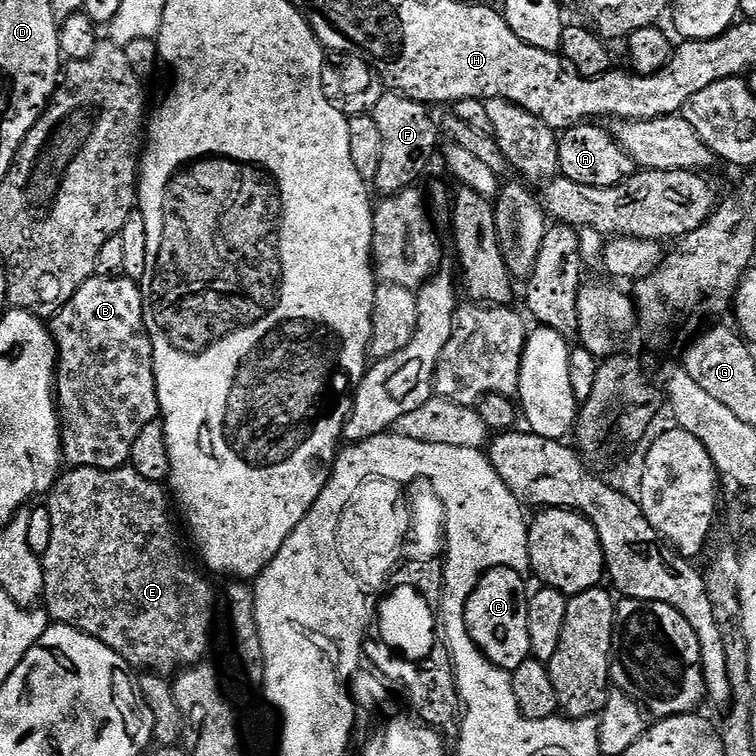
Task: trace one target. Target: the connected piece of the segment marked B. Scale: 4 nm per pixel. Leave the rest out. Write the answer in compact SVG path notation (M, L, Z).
M93 276L51 317L50 331L56 343L54 395L60 413L63 459L77 468L125 467L142 429L160 416L154 354L144 321L144 299L139 283L127 278Z

